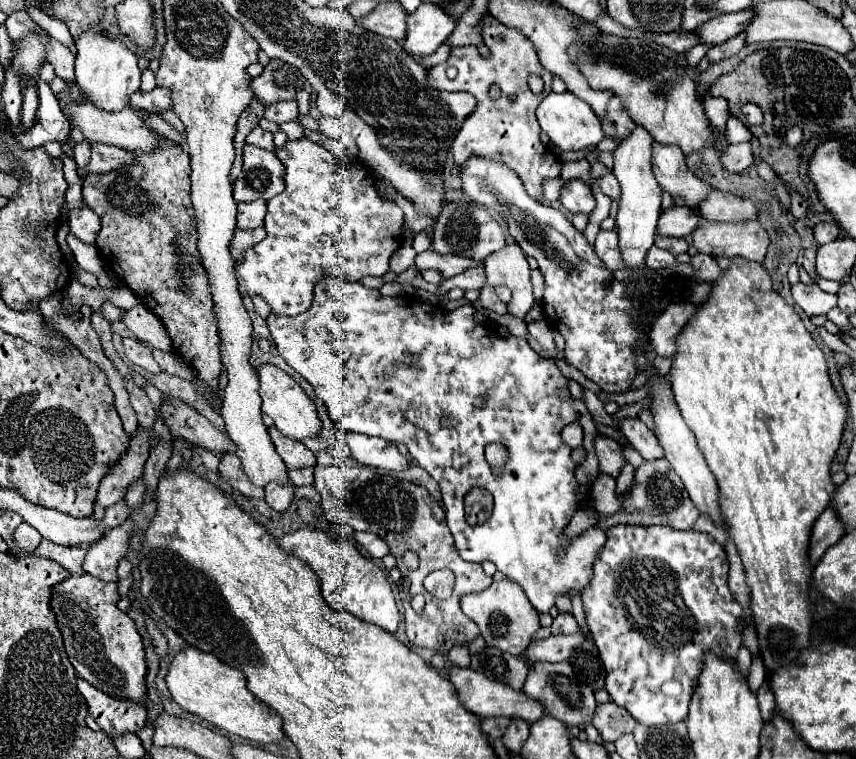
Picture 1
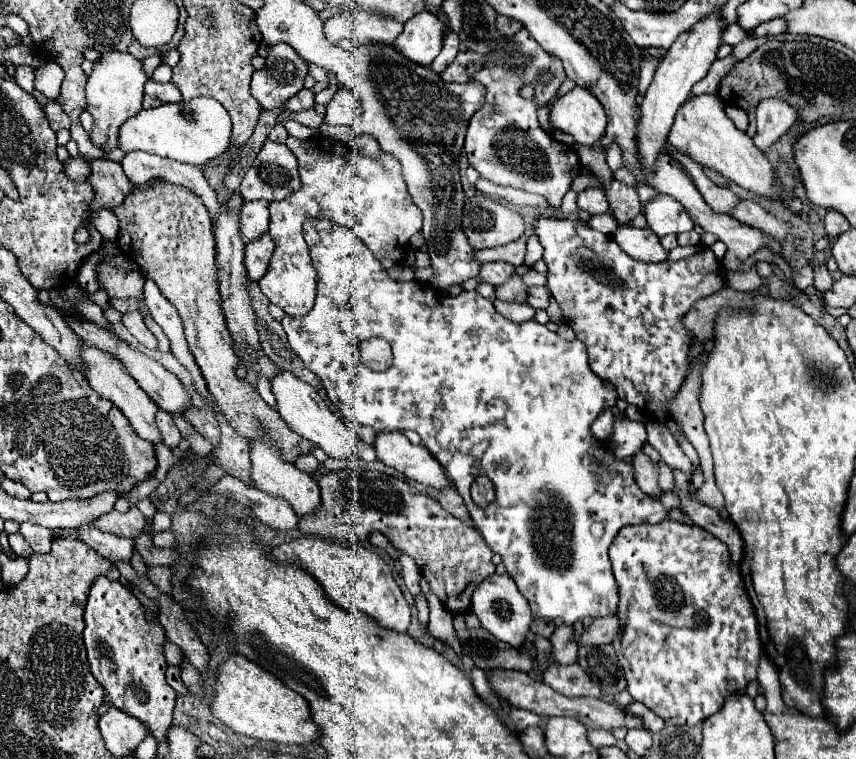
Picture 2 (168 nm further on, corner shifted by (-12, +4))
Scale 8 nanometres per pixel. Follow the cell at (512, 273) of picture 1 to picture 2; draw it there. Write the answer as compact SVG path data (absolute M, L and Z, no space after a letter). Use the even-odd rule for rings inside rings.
M533 286L533 288L529 288L529 298L527 298L527 304L531 306L531 308L535 308L535 310L547 310L547 306L549 306L549 298L551 298L551 294L549 294L549 290L545 288L545 286Z

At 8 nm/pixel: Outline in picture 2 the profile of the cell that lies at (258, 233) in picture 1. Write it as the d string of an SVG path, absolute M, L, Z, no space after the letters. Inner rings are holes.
M263 234L259 240L253 240L249 246L245 246L245 268L251 280L259 280L261 276L265 276L269 260L273 256L273 248L275 244L269 234Z

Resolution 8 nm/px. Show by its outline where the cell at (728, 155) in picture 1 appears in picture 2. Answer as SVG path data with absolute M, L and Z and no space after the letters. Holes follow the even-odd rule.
M763 100L757 106L757 134L753 142L757 144L757 148L765 150L773 142L777 142L797 120L797 108L793 108L791 104L785 104L783 100Z

